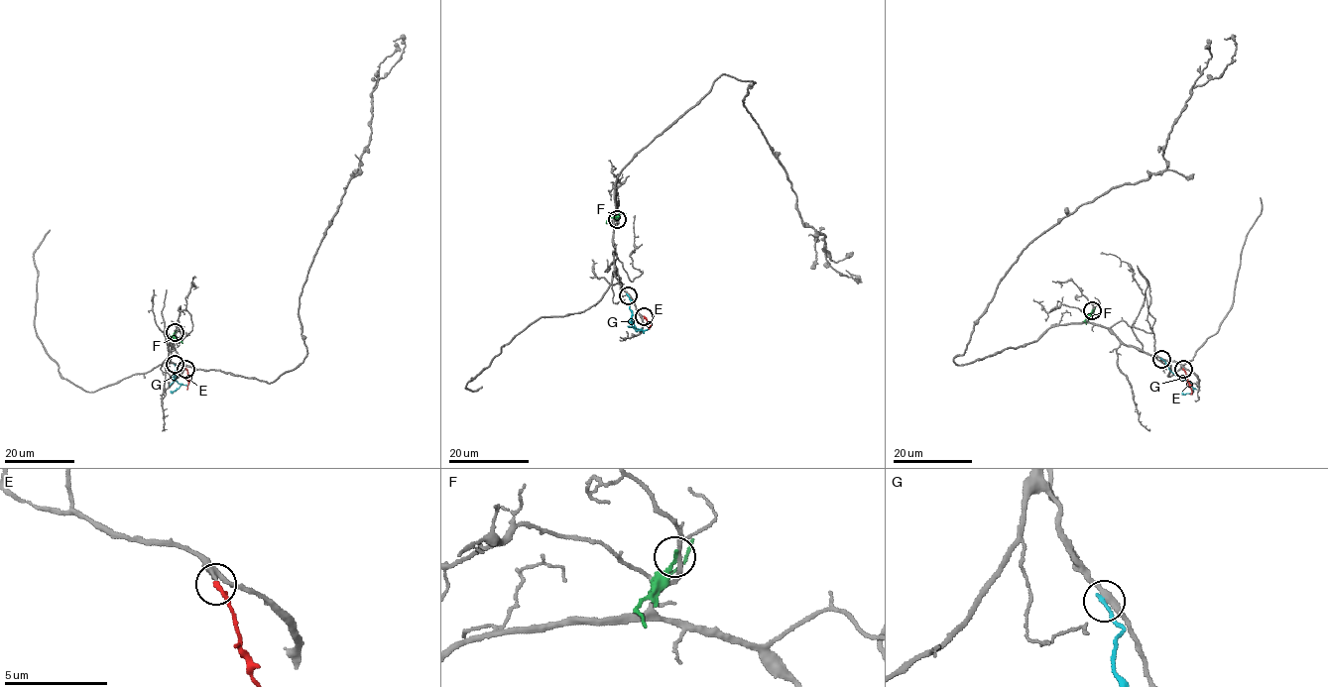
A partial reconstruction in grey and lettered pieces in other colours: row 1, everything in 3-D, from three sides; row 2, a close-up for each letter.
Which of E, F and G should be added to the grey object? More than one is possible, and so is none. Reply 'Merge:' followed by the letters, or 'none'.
Merge: E

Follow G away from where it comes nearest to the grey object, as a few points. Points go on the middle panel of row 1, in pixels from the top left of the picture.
G: (628, 294), (631, 299), (632, 321), (641, 329), (636, 331), (629, 320)

